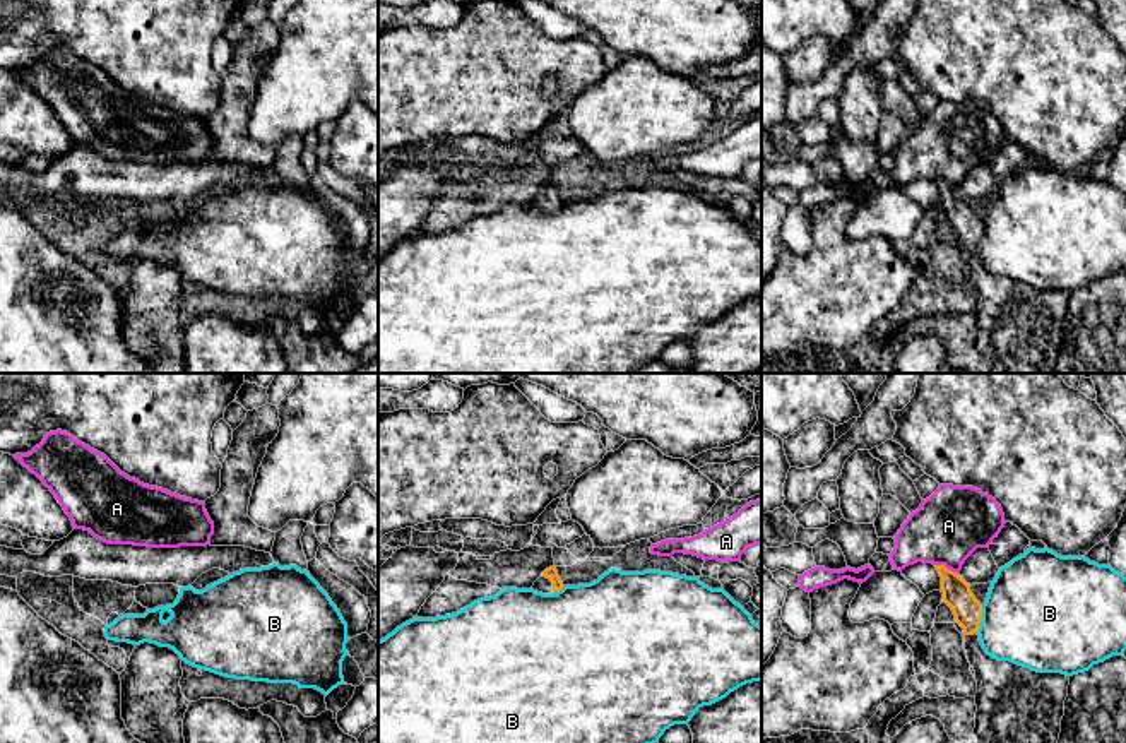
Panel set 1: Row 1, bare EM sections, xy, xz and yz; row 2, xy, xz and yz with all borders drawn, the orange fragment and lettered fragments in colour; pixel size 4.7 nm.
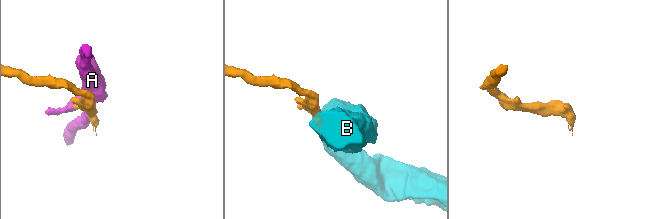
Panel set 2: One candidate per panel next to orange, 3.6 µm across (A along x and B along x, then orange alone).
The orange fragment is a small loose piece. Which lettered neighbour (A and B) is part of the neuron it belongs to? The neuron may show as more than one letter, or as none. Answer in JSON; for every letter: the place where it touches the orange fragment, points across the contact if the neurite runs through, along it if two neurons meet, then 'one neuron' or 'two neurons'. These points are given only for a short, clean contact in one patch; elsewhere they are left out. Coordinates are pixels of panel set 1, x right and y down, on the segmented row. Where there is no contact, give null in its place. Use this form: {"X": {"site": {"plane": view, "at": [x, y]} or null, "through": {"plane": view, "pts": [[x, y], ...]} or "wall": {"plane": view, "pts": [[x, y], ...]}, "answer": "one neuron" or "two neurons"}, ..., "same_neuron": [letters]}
{"A": {"site": {"plane": "yz", "at": [945, 567]}, "answer": "two neurons"}, "B": {"site": {"plane": "yz", "at": [981, 618]}, "wall": {"plane": "yz", "pts": [[983, 605], [983, 620], [976, 630]]}, "answer": "two neurons"}, "same_neuron": []}

